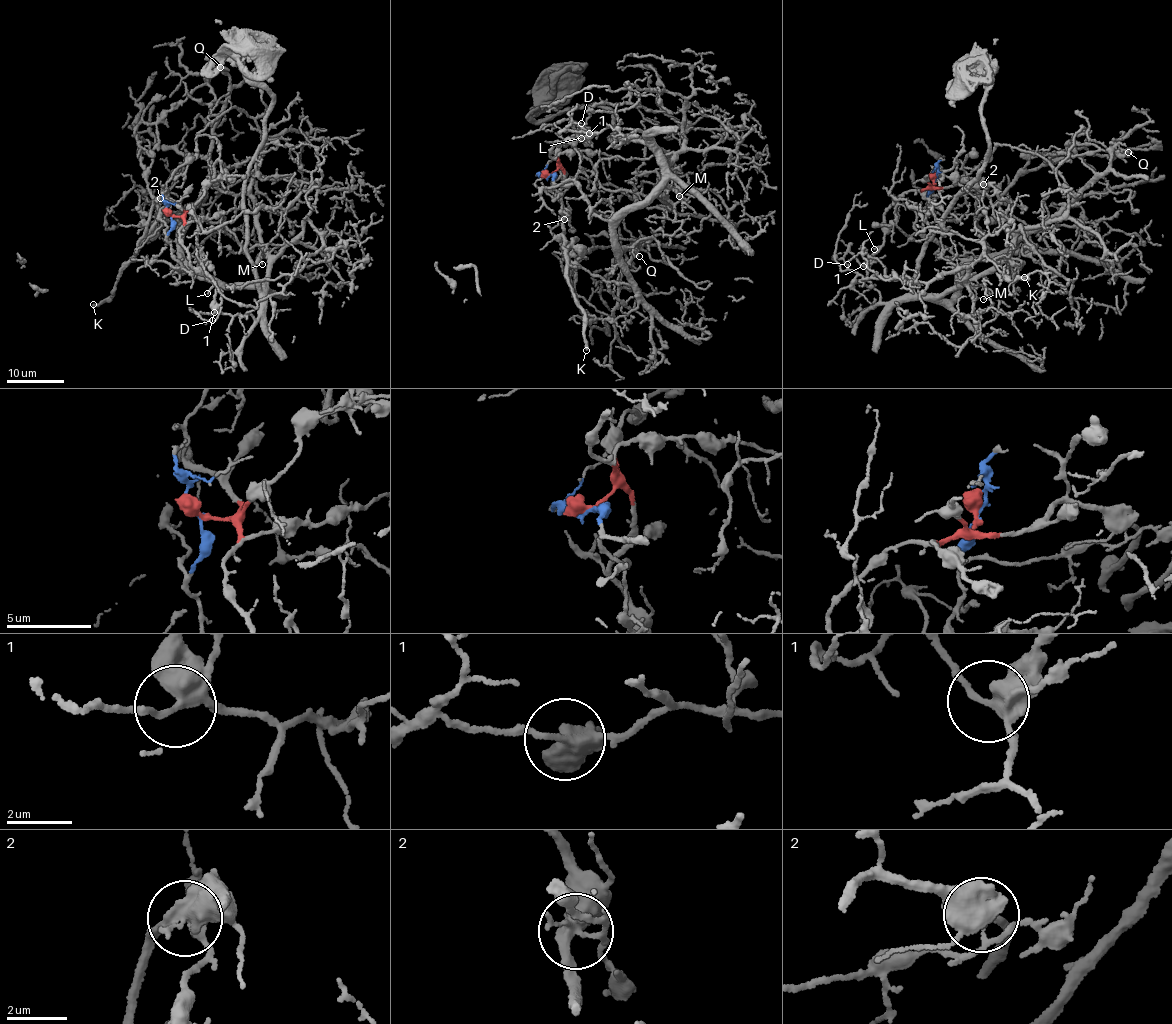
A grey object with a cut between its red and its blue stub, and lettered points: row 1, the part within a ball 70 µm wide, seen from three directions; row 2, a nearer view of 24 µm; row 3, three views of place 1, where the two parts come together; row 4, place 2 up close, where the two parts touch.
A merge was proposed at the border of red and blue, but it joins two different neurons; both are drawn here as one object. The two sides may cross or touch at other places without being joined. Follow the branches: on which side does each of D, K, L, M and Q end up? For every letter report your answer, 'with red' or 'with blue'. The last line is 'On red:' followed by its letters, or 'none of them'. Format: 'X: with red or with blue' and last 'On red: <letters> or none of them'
D: with blue
K: with red
L: with red
M: with blue
Q: with blue
On red: K, L

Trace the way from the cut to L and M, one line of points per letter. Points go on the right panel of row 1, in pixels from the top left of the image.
L: (933, 180), (931, 187), (910, 191), (894, 202), (885, 213), (882, 244), (874, 249)
M: (935, 180), (922, 230), (965, 265), (950, 301), (940, 296), (975, 280), (990, 294), (983, 299)

